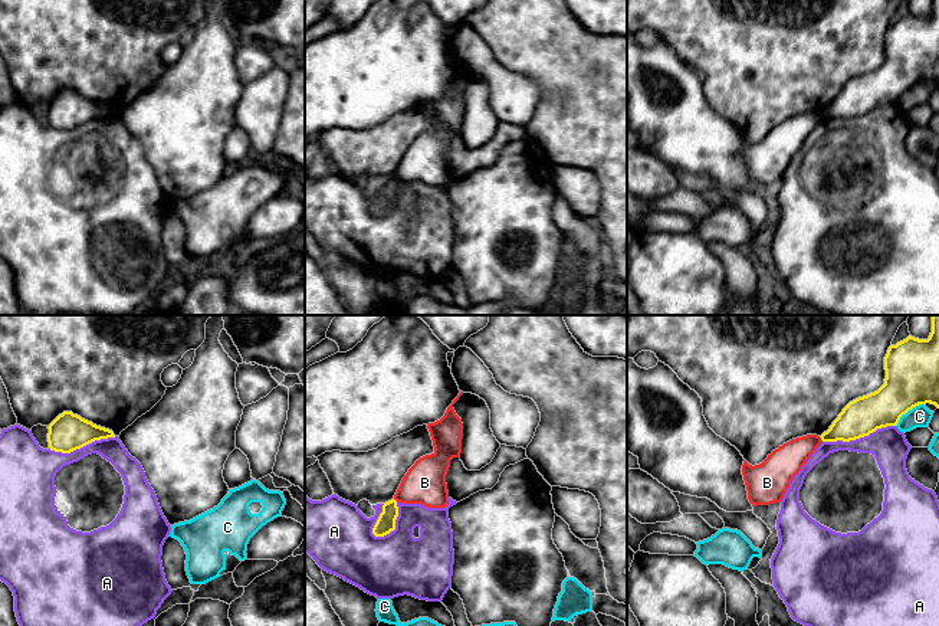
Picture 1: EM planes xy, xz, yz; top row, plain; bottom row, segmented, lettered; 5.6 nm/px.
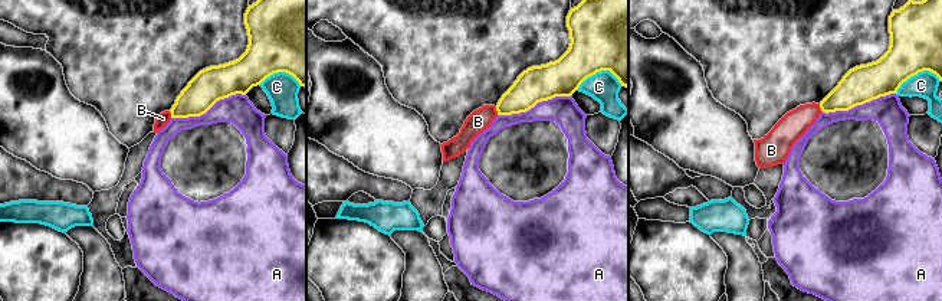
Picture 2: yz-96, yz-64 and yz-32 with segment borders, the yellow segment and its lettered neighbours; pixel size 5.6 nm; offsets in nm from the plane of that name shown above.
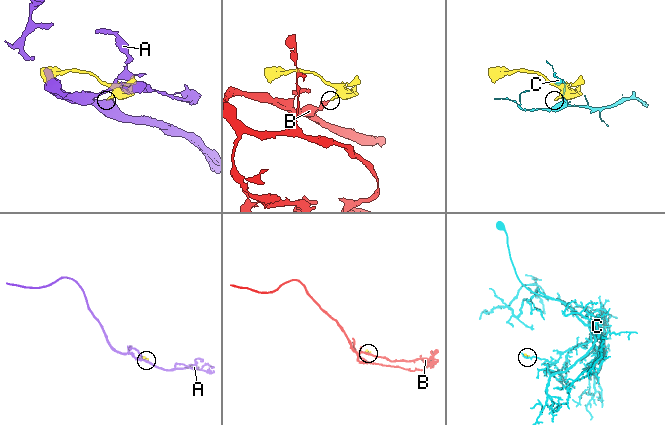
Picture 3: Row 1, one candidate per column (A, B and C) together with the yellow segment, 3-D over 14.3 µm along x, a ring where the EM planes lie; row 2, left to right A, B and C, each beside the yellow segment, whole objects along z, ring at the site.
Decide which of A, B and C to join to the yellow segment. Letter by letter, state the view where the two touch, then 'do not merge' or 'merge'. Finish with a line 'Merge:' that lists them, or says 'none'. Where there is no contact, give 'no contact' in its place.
A: xz | do not merge
B: yz | do not merge
C: yz | do not merge
Merge: none

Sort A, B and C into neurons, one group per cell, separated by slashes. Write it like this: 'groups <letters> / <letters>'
groups A / B / C

